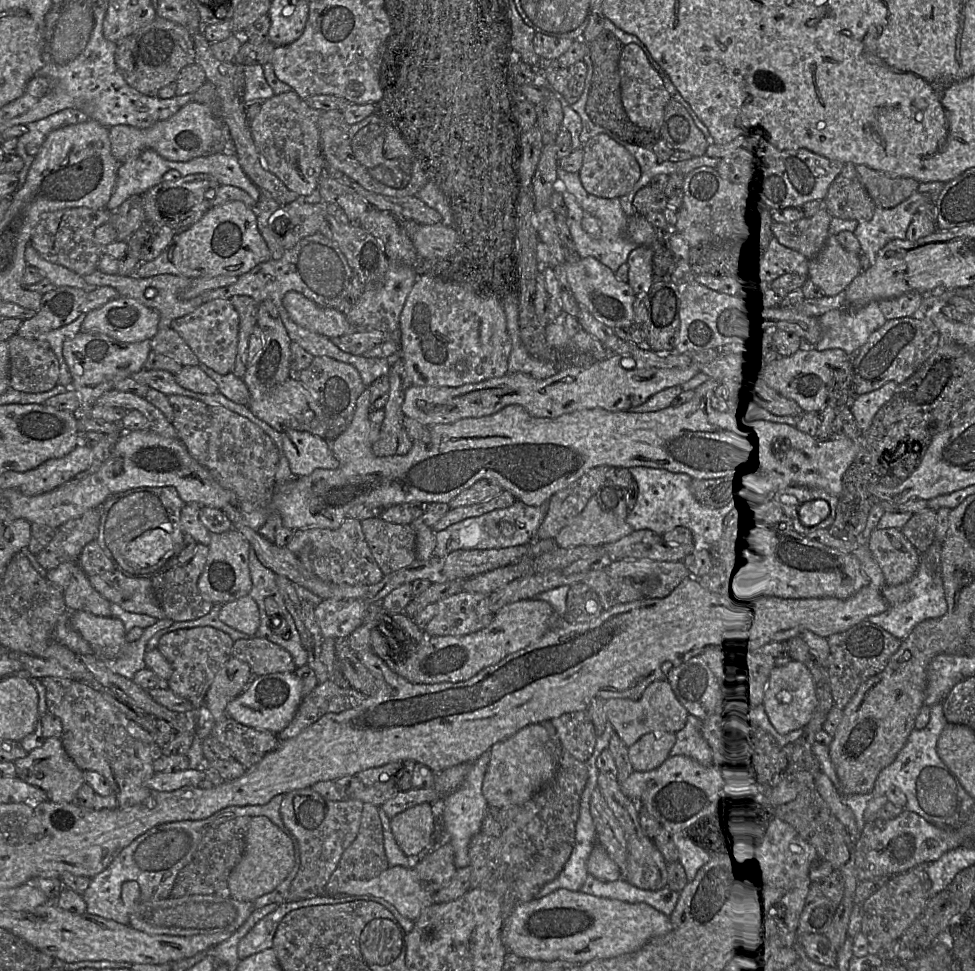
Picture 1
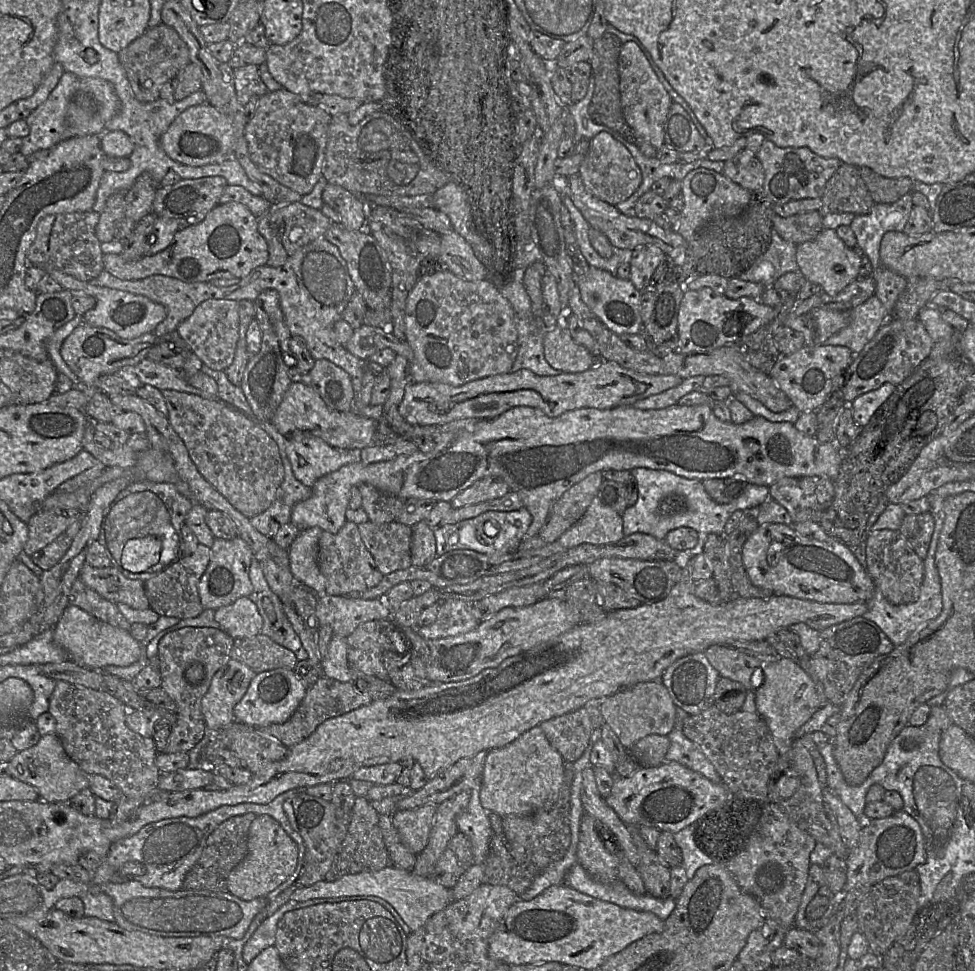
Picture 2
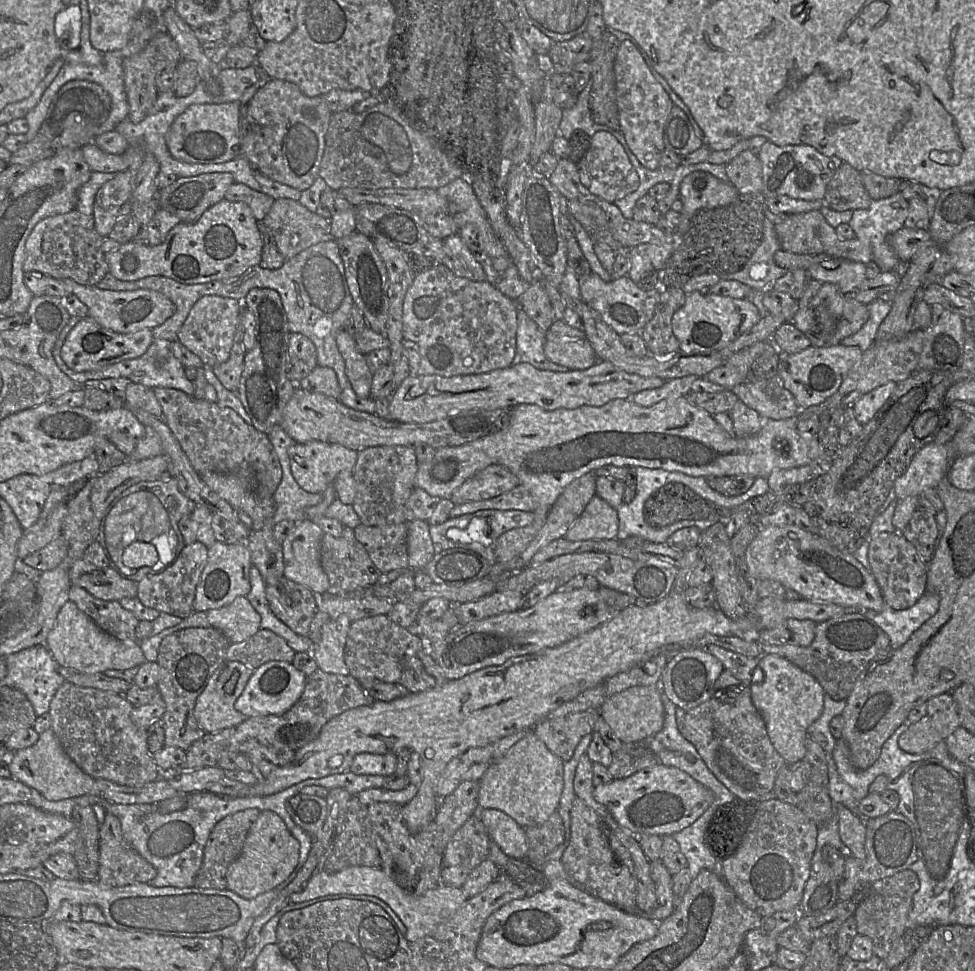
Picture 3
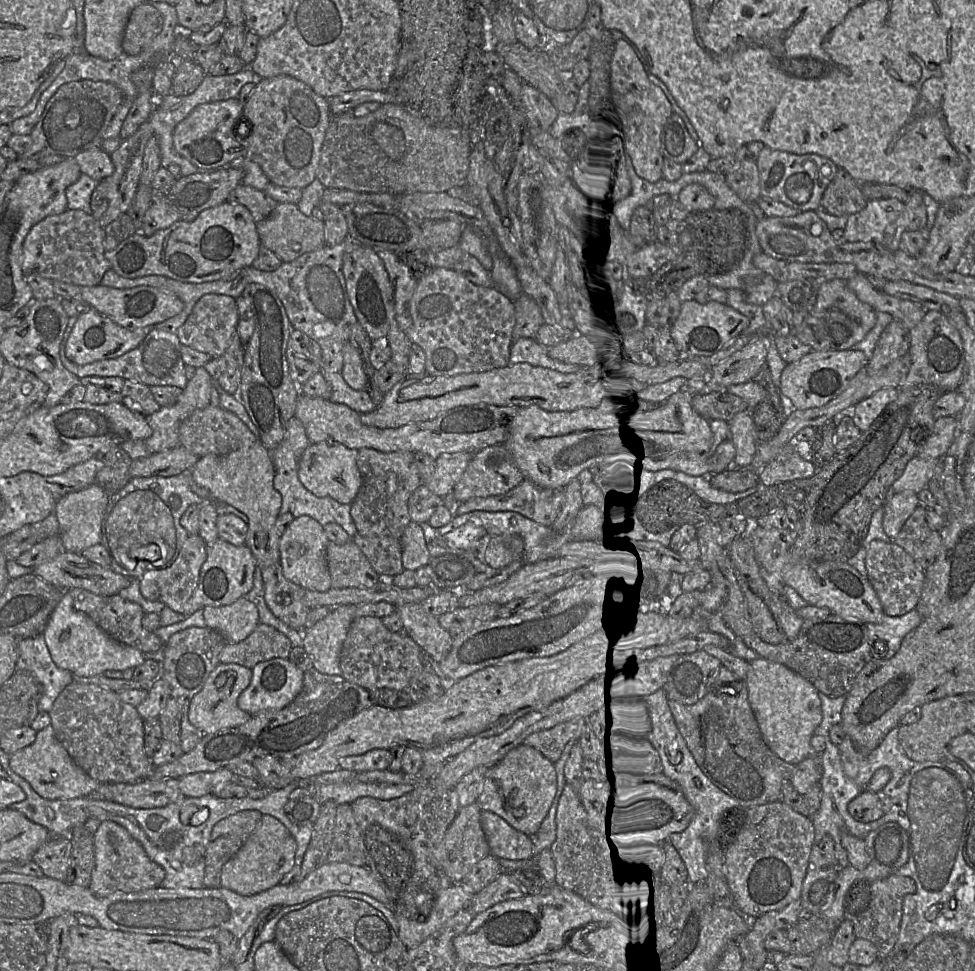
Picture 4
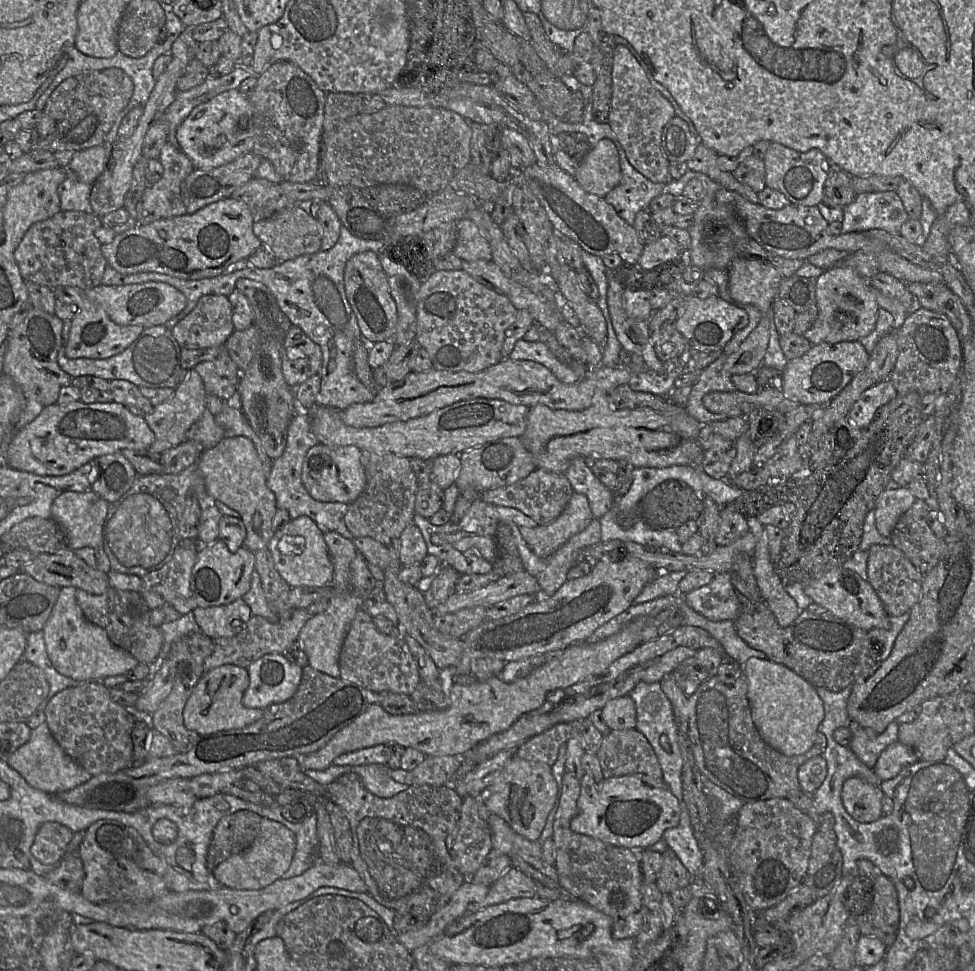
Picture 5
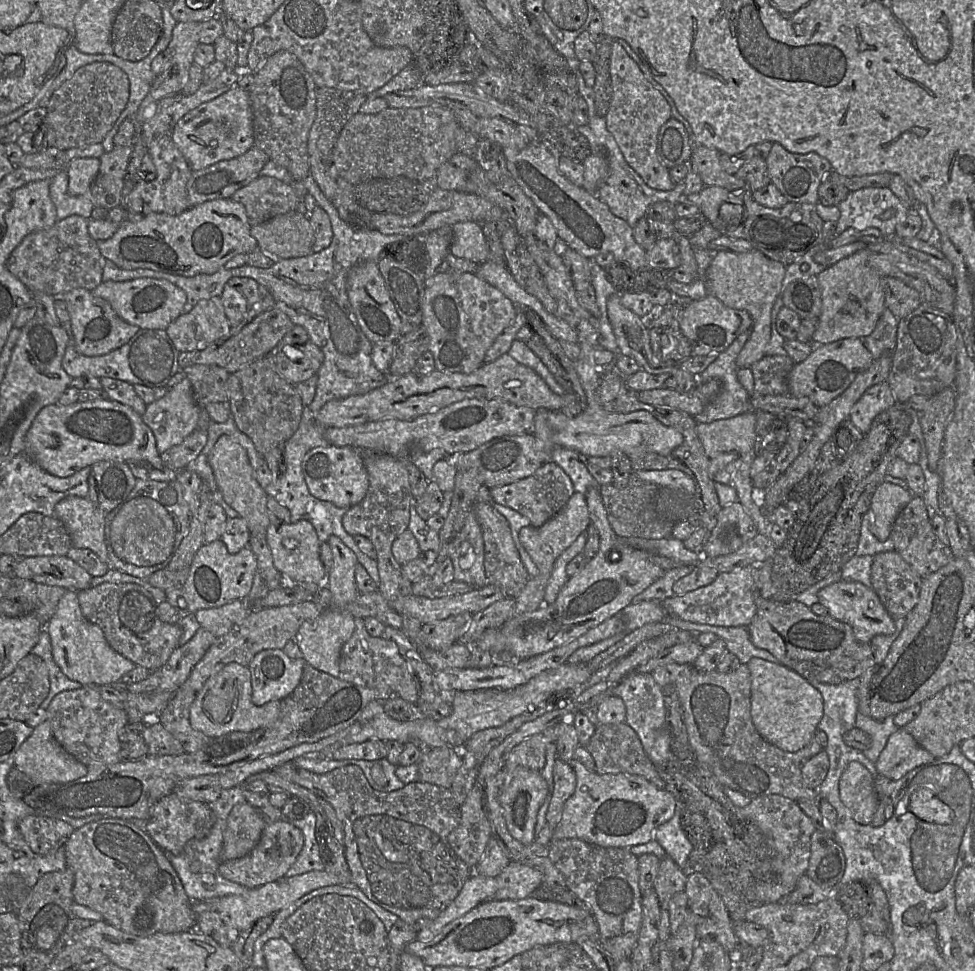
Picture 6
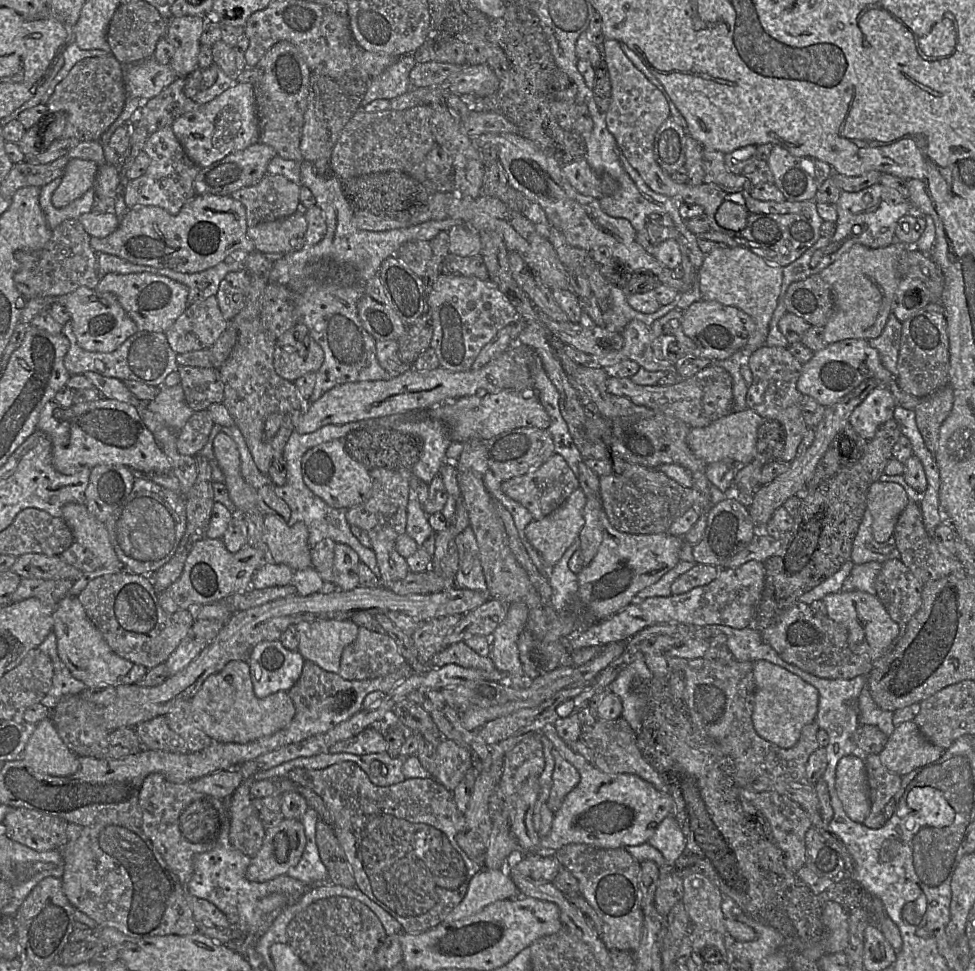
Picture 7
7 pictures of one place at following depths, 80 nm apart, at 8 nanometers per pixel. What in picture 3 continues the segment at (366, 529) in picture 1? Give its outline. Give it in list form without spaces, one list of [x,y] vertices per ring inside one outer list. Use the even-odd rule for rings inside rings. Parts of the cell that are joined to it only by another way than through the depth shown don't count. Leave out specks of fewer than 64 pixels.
[[[407,523],[385,526],[360,524],[354,529],[355,538],[364,546],[370,559],[381,574],[408,568]]]

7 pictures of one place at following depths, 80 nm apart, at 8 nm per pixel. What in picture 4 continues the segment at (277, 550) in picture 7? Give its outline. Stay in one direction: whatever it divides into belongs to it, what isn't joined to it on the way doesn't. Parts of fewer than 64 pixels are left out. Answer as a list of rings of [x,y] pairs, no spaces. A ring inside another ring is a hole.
[[[310,516],[294,518],[279,539],[280,564],[284,577],[306,590],[326,592],[331,589],[331,576],[326,562],[329,540],[323,526]]]

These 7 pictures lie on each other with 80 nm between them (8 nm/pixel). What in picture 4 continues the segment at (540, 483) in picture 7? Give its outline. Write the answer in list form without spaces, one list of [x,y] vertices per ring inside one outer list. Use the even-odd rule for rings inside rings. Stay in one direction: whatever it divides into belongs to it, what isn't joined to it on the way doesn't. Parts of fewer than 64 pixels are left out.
[[[528,479],[508,492],[488,497],[476,497],[460,503],[457,515],[472,511],[514,511],[550,527],[563,505],[563,488],[544,488]]]

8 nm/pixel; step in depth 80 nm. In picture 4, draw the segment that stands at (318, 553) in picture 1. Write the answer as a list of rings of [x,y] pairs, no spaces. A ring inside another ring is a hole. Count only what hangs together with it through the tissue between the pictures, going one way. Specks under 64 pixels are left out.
[[[352,538],[343,545],[329,542],[326,562],[331,588],[371,588],[382,579]]]

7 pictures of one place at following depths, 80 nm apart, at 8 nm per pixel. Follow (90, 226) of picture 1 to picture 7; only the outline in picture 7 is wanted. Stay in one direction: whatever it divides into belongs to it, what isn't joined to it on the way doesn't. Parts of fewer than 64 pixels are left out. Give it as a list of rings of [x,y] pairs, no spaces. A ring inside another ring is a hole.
[[[68,219],[52,230],[48,242],[38,250],[17,250],[14,258],[19,270],[13,280],[16,289],[27,299],[62,298],[79,287],[94,289],[99,283],[97,253],[90,246],[91,236],[78,219]]]

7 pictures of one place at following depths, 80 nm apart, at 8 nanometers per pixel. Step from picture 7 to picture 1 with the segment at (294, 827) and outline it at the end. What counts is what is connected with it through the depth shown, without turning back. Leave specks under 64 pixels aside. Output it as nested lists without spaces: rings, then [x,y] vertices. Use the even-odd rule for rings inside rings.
[[[266,816],[251,817],[244,853],[228,878],[228,895],[240,902],[253,902],[272,892],[288,876],[294,864],[292,839]]]

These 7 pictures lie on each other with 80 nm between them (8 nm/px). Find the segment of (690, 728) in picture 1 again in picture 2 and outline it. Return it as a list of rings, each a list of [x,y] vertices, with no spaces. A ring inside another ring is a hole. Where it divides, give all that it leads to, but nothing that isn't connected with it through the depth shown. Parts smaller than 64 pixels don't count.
[[[680,707],[676,708],[675,726],[667,735],[670,746],[664,762],[676,761],[683,766],[700,773],[713,783],[723,784],[713,764],[707,759],[699,746],[689,740],[683,733],[683,722],[689,716]]]

